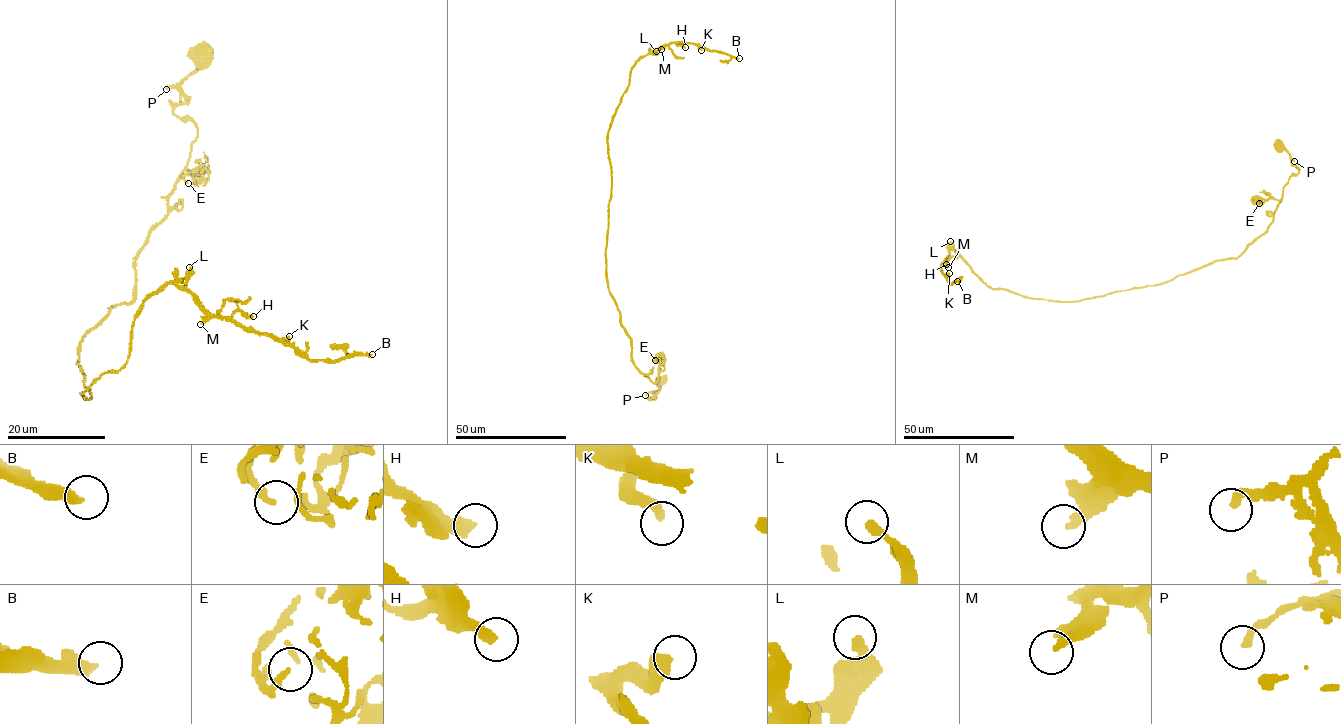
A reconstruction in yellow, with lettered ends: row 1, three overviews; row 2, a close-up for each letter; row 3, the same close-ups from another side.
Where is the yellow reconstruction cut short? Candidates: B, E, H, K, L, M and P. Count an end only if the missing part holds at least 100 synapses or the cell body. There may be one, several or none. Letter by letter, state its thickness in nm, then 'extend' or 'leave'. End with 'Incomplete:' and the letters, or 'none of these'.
B: 360 nm thick; extend
E: 200 nm thick; leave
H: 360 nm thick; leave
K: 400 nm thick; leave
L: 280 nm thick; leave
M: 280 nm thick; leave
P: 240 nm thick; leave
Incomplete: B

